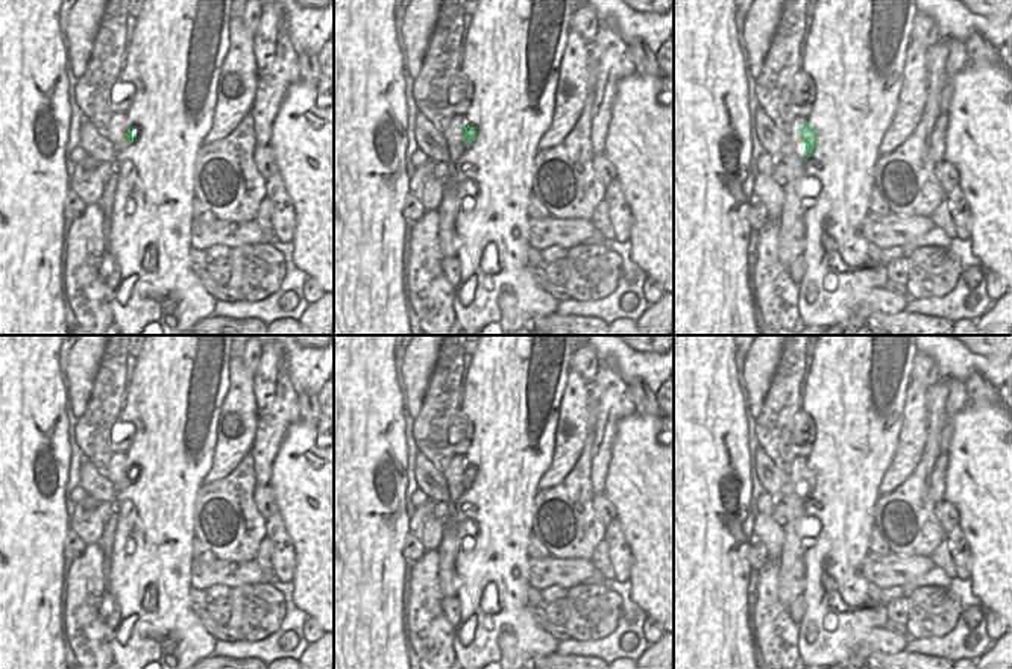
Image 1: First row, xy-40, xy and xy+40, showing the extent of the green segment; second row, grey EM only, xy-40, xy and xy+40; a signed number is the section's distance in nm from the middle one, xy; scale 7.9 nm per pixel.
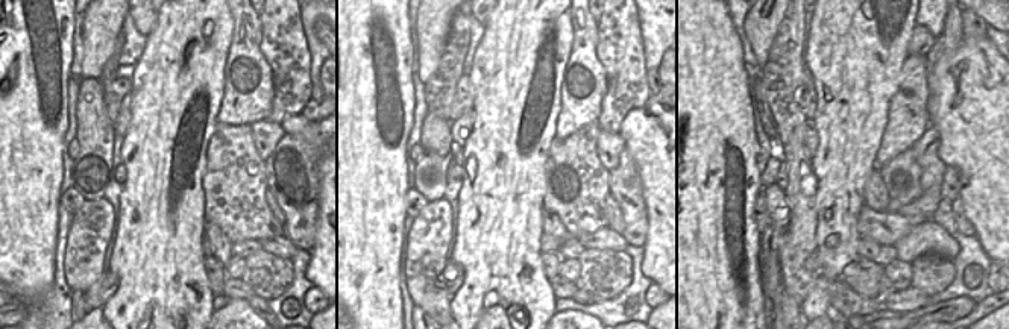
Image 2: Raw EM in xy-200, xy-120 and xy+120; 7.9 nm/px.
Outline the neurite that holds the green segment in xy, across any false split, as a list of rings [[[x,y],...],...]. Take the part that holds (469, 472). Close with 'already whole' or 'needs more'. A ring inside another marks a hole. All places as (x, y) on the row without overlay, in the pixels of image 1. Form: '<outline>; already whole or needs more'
[[[455,454],[448,470],[446,478],[452,482],[452,499],[458,499],[475,481],[475,470],[469,466],[466,455]]]; needs more

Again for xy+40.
[[[797,457],[797,460],[792,464],[792,492],[806,495],[807,498],[812,495],[812,490],[815,487],[816,475],[810,464],[807,463],[807,458]]]; needs more

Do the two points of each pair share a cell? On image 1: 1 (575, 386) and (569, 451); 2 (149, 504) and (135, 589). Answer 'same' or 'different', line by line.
1: same
2: same

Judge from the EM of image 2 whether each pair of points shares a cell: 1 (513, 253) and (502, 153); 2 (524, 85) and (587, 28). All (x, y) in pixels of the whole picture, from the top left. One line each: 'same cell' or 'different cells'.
1: same cell
2: different cells

